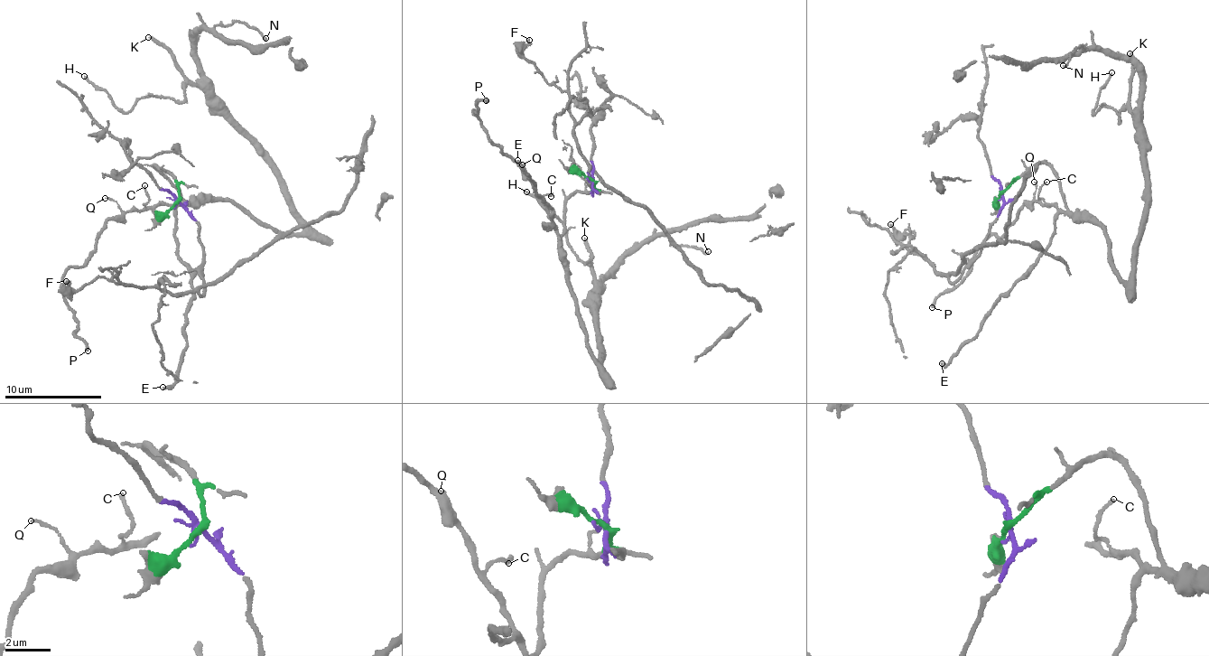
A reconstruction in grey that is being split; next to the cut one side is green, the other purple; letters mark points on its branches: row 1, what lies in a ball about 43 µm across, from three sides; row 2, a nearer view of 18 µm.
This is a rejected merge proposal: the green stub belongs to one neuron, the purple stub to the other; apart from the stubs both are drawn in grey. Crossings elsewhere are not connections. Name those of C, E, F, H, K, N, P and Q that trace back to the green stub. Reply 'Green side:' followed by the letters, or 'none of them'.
Green side: C, E, H, K, N, P, Q

